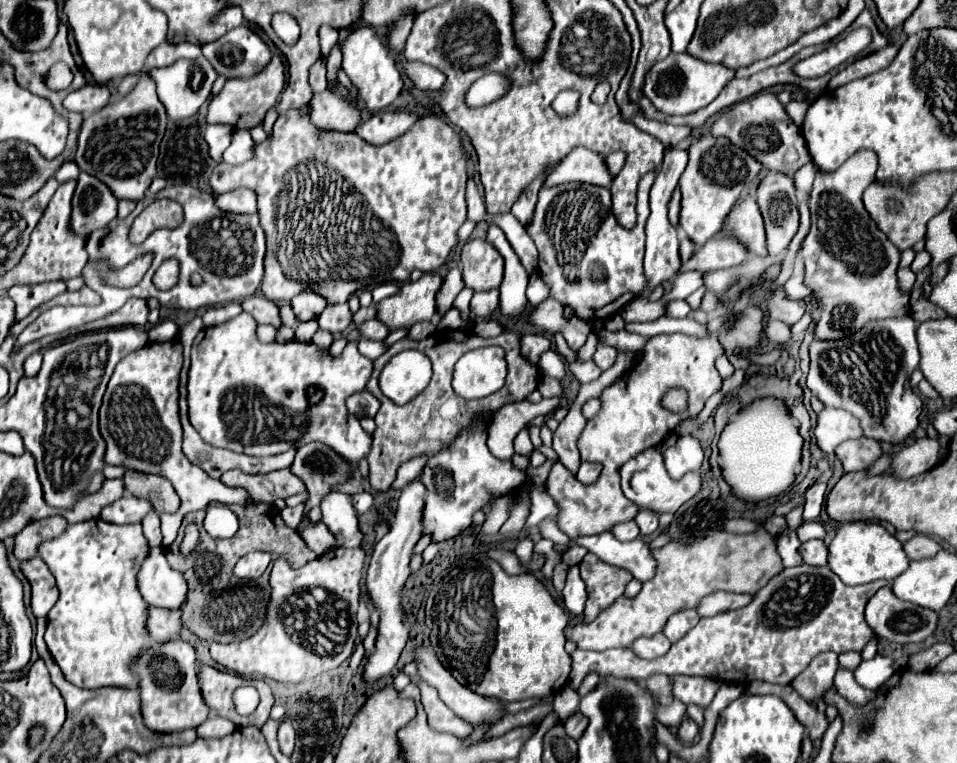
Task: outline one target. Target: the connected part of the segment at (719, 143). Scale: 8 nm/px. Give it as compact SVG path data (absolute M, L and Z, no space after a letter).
M712 135L696 139L696 142L688 147L688 165L680 177L680 227L696 245L704 245L708 239L720 233L726 215L732 211L748 183L748 153L744 149Z

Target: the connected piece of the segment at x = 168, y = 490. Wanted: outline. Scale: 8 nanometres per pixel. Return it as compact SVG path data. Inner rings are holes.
M128 469L124 475L124 485L134 497L148 499L158 513L176 513L180 507L180 497L176 495L172 483L160 475Z

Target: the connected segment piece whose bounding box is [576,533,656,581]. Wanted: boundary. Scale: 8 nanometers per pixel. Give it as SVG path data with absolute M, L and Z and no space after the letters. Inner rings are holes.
M600 533L578 537L576 545L586 547L610 565L626 567L638 581L648 581L656 575L656 559L652 557L648 543L644 541L622 543L612 533Z

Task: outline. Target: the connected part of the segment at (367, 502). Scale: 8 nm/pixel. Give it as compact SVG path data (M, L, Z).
M360 493L360 495L352 495L354 497L354 507L358 511L358 515L364 515L366 511L370 511L372 507L372 495L370 493Z

